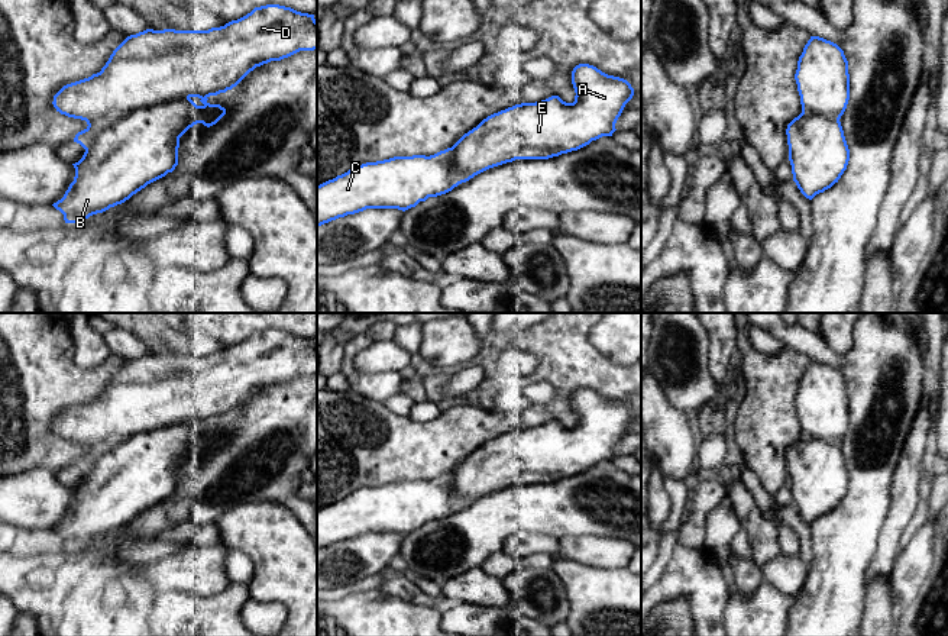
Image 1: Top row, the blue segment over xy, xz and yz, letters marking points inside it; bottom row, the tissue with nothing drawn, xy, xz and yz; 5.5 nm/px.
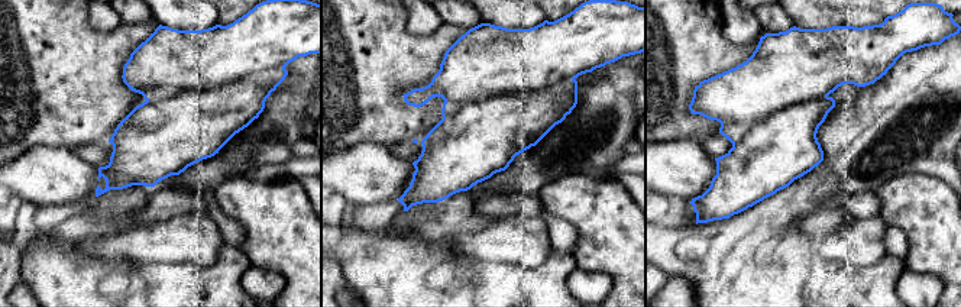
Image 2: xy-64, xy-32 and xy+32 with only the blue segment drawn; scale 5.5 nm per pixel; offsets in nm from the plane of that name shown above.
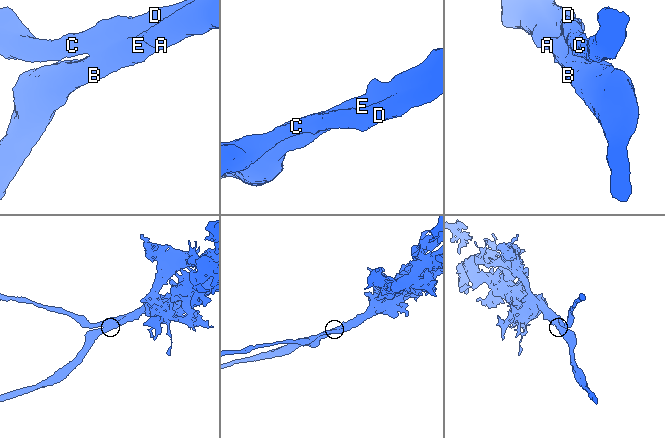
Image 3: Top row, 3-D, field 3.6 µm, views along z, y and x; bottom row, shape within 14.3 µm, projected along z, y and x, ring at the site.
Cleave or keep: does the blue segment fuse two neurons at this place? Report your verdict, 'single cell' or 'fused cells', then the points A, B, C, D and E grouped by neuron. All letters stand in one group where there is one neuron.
fused cells; A B E / C D

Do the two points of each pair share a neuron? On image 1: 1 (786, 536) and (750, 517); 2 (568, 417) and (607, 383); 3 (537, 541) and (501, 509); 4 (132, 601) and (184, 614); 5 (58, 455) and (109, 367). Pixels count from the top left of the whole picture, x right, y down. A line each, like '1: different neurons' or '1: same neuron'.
1: different neurons
2: same neuron
3: different neurons
4: different neurons
5: same neuron

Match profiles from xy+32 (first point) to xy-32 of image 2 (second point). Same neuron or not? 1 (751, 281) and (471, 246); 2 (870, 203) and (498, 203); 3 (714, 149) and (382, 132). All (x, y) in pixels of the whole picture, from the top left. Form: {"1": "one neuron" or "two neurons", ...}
{"1": "two neurons", "2": "one neuron", "3": "two neurons"}

